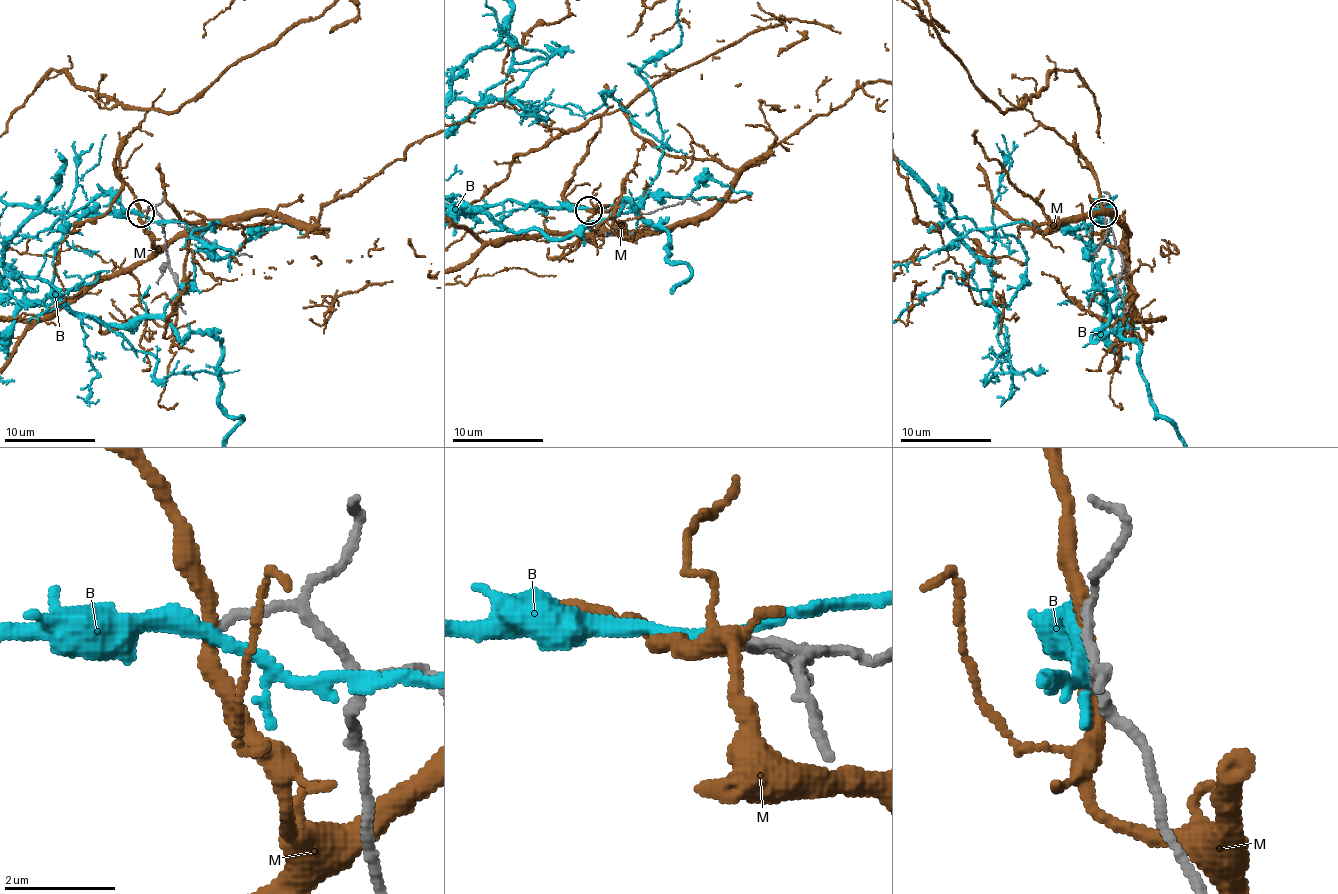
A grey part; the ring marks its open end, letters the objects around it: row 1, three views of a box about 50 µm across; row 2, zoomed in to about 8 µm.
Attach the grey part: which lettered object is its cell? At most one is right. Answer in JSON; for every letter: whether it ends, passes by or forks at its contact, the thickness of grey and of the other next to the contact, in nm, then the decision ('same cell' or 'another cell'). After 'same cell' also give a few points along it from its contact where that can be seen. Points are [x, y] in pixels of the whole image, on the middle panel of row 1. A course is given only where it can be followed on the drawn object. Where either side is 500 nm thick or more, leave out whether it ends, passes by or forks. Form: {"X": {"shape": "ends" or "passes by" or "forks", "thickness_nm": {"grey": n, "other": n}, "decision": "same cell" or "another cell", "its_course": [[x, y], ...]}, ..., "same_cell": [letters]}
{"B": {"shape": "passes by", "thickness_nm": {"grey": 150, "other": 280}, "decision": "same cell"}, "M": {"shape": "passes by", "thickness_nm": {"grey": 150, "other": 260}, "decision": "another cell"}, "same_cell": ["B"]}

